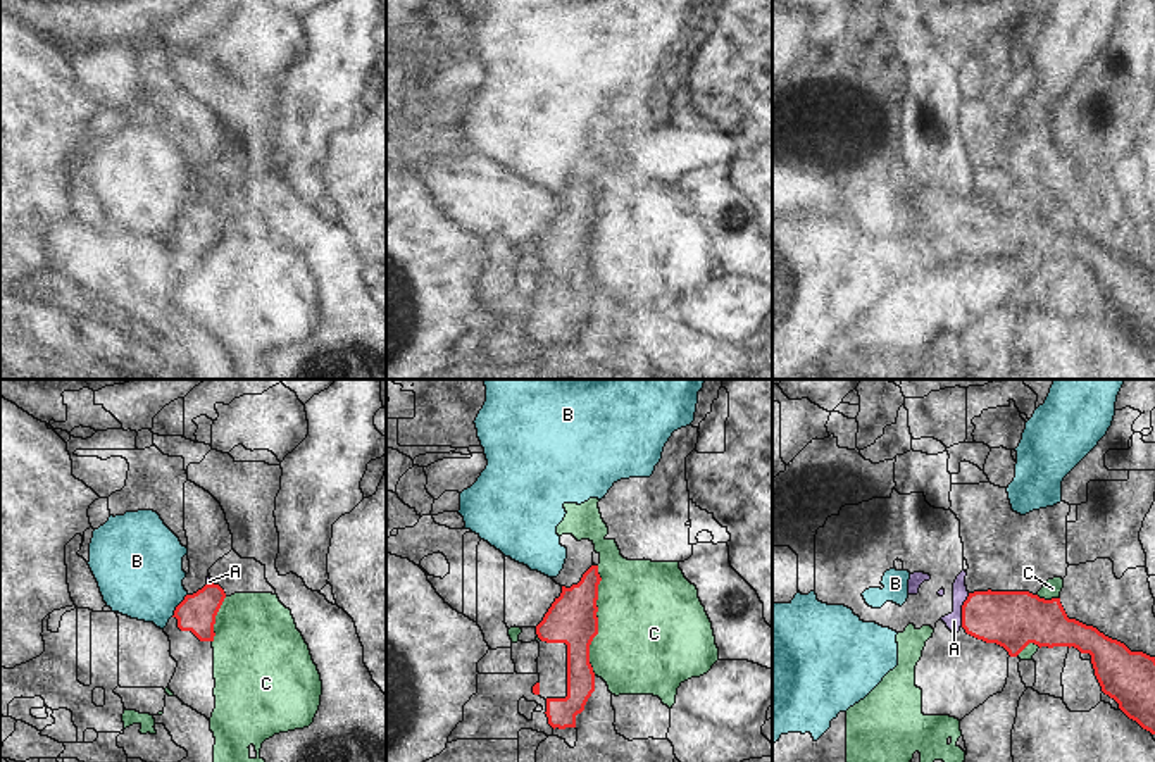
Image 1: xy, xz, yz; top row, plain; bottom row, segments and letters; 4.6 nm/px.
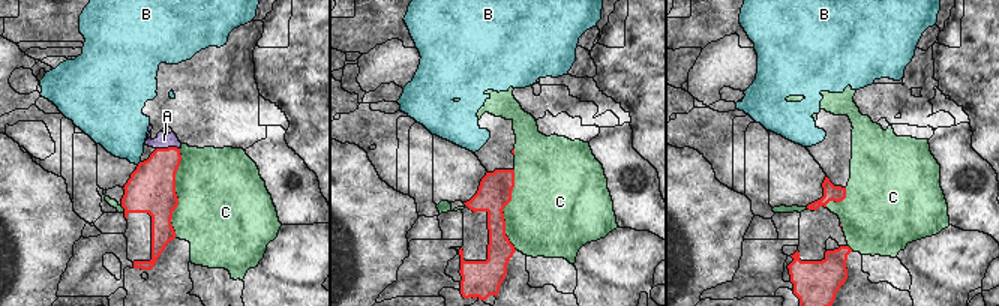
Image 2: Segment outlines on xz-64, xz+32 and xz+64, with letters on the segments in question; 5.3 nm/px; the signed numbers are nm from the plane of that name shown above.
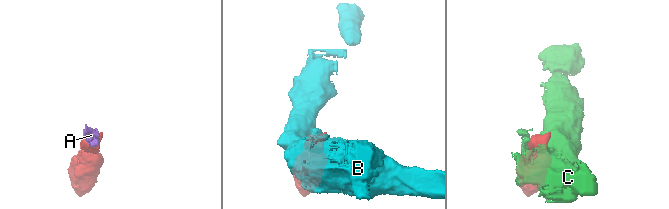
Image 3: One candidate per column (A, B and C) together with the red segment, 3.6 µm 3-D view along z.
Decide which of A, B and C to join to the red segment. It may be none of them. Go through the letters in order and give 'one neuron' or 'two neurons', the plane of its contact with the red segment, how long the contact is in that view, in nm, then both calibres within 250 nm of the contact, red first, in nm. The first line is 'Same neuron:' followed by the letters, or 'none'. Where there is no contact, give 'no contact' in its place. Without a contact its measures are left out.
Same neuron: A
A: one neuron; contact in yz; length 160 nm; calibres 280 and 80 nm
B: two neurons; contact in xy; length 130 nm; calibres 180 and 400 nm
C: two neurons; contact in xz; length 500 nm; calibres 240 and 500 nm

